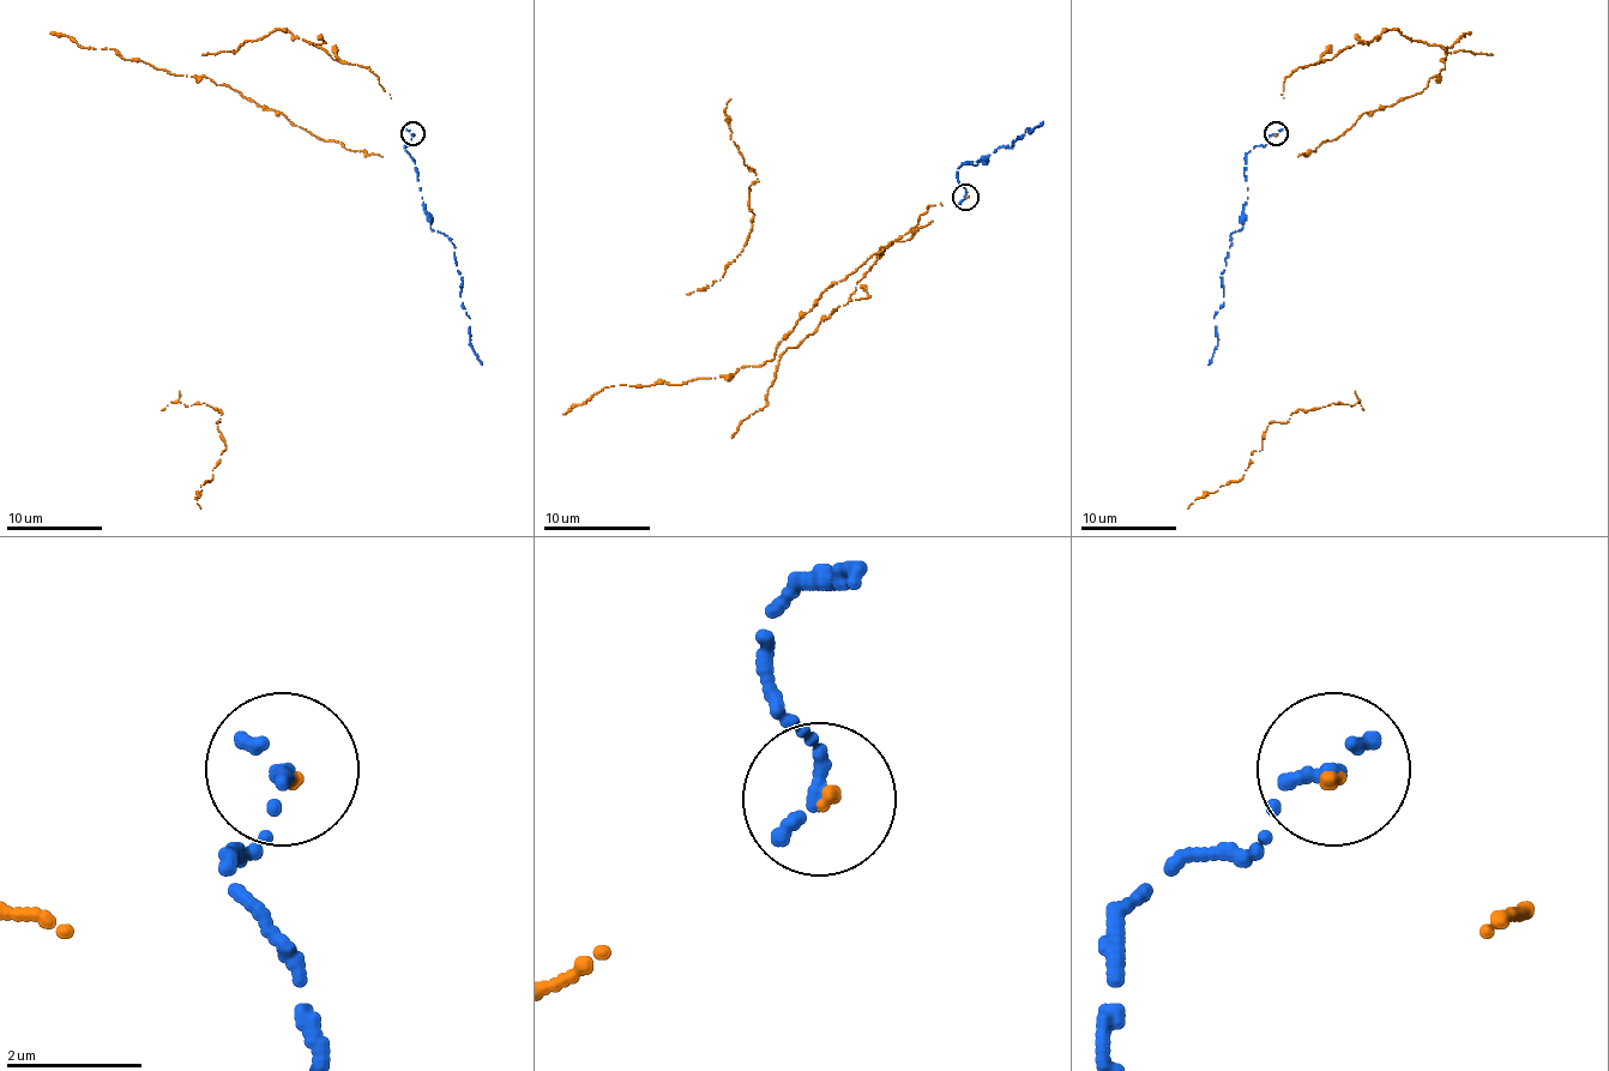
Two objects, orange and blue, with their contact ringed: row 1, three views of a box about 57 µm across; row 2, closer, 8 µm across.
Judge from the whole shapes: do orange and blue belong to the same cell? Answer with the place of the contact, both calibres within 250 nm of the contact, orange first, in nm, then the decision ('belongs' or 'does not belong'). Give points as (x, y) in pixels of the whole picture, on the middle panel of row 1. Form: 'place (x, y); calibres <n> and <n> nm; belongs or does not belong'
place (965, 197); calibres 140 and 260 nm; belongs

